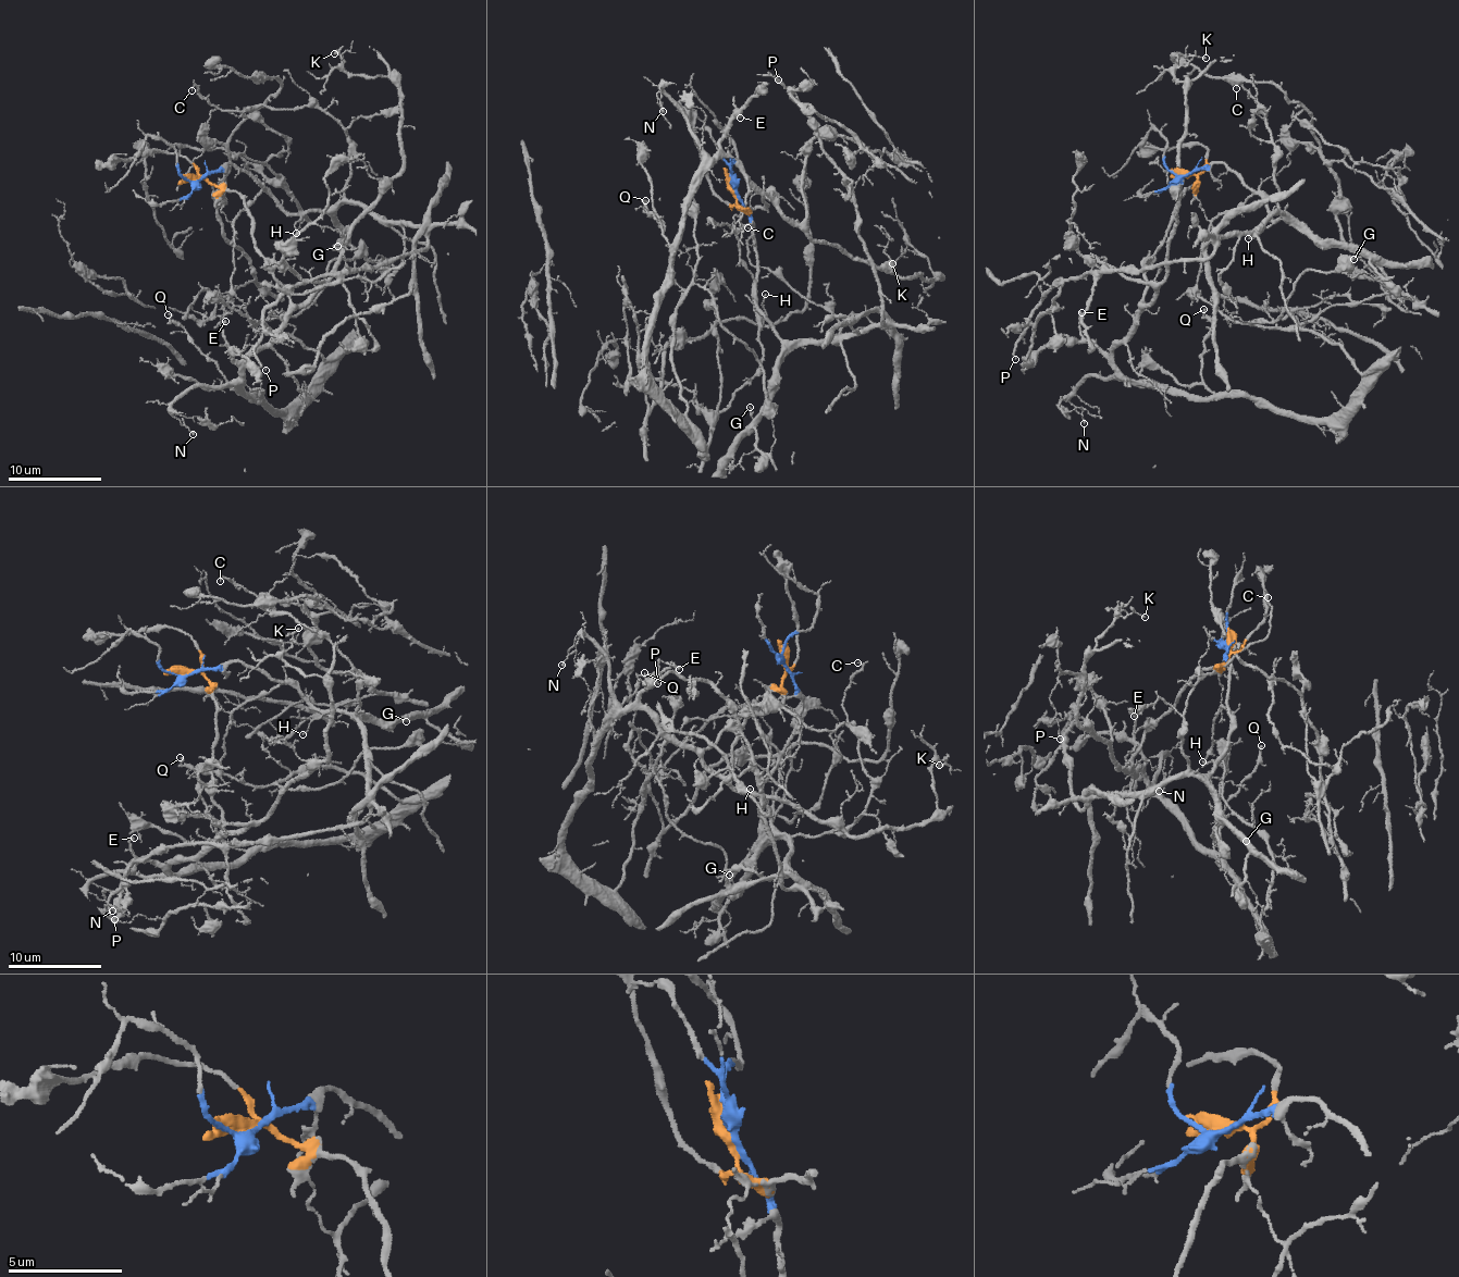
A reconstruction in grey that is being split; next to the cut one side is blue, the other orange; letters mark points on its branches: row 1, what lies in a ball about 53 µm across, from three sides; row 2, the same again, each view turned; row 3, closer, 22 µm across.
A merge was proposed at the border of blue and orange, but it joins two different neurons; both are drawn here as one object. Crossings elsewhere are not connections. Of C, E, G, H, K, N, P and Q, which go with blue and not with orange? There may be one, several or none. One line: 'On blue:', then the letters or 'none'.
On blue: C, G, H, P

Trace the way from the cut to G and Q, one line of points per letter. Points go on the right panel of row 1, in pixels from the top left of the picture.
G: (1185, 174), (1225, 162), (1261, 195), (1274, 220), (1305, 224), (1322, 239), (1342, 242), (1361, 256), (1352, 260)
Q: (1183, 174), (1196, 180), (1114, 367), (1213, 397), (1203, 308)

